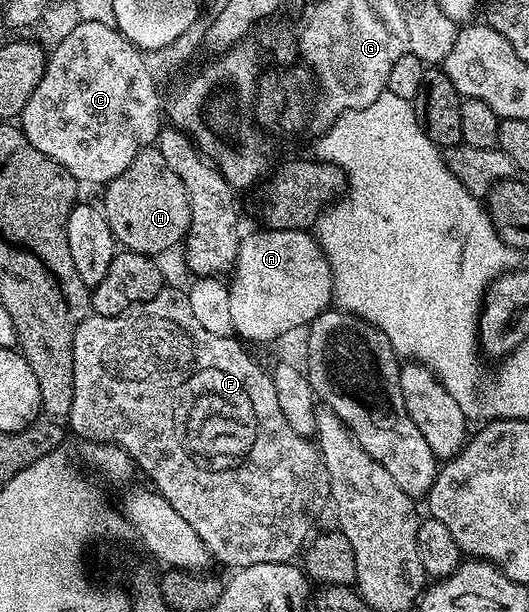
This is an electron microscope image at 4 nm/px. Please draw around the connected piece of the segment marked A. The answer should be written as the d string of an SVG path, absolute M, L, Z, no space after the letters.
M263 230L253 236L245 235L236 255L232 285L228 288L228 312L232 315L231 331L241 341L276 340L295 328L307 329L313 320L329 311L333 303L332 271L326 254L320 249L320 241L308 230Z

